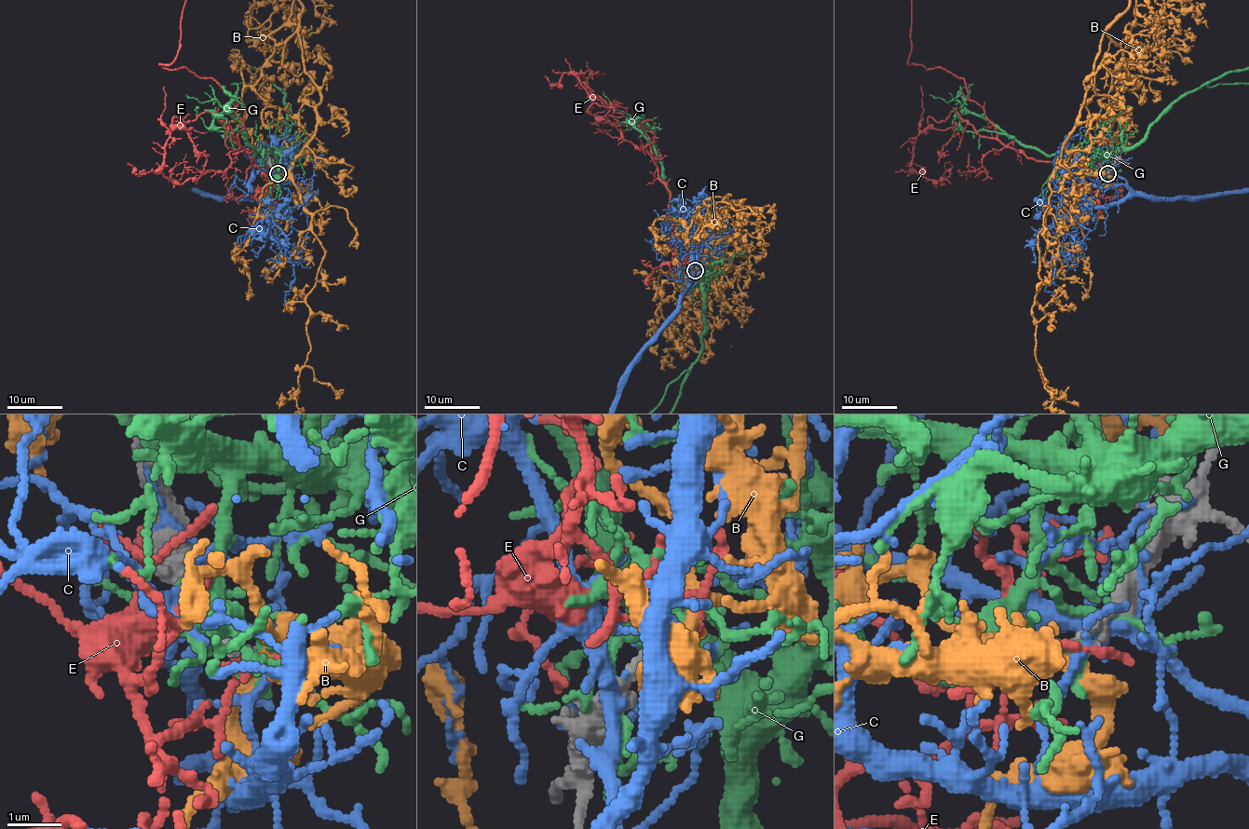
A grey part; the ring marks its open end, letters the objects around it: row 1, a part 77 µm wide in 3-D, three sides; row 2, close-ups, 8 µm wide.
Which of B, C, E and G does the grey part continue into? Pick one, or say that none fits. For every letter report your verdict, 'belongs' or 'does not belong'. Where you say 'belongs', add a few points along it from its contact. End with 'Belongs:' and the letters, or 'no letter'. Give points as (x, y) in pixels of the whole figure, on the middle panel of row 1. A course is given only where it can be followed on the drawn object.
B: belongs
C: does not belong
E: does not belong
G: does not belong
Belongs: B

